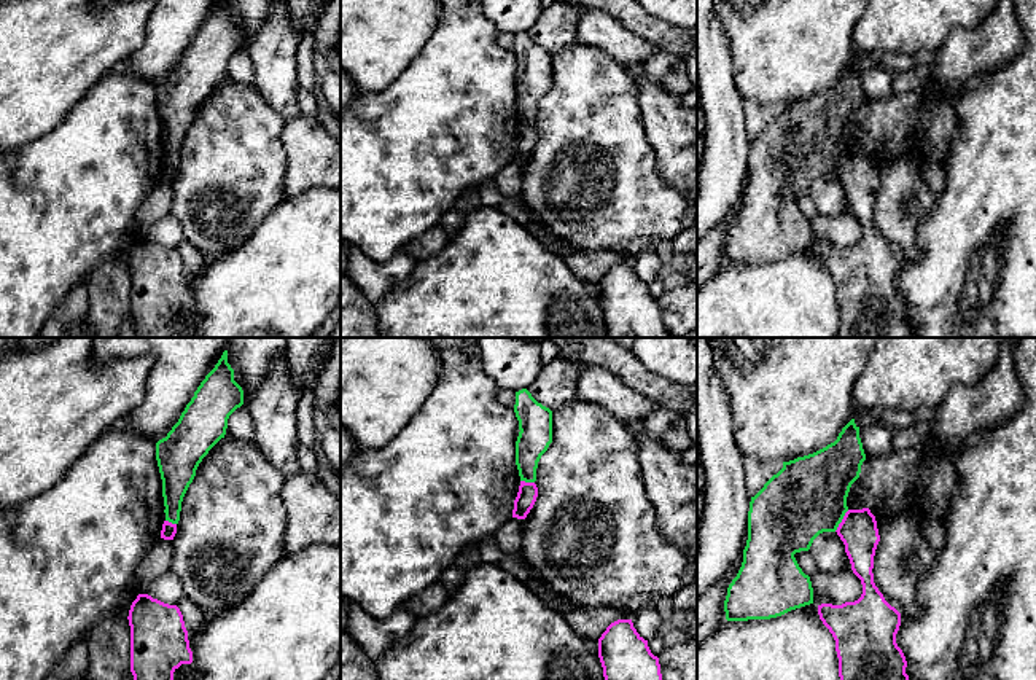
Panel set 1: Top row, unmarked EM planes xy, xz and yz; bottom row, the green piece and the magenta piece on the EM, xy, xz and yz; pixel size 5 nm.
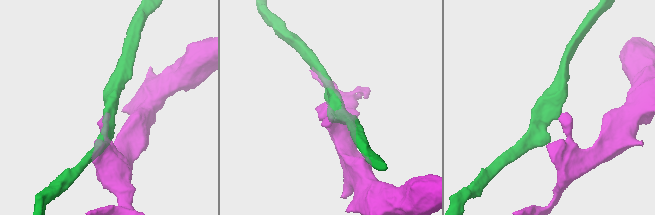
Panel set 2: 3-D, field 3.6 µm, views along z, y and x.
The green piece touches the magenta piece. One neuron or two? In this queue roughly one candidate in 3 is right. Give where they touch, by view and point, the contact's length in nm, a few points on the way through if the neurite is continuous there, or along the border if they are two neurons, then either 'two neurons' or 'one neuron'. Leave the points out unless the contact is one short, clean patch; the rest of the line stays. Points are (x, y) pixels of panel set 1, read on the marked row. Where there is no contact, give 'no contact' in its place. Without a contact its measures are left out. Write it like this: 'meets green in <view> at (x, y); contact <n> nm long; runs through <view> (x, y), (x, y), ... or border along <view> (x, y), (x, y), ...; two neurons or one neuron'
meets green in yz at (841, 521); contact 130 nm long; border along yz (849, 510), (834, 531); two neurons

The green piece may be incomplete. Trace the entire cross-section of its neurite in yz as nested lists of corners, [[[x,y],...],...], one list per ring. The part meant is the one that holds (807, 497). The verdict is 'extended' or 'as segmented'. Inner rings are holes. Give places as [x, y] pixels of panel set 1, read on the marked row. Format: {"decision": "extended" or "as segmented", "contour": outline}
{"decision": "as segmented", "contour": [[[851,419],[834,443],[783,462],[783,468],[751,497],[743,562],[724,600],[727,621],[770,619],[813,604],[810,576],[802,572],[794,554],[808,551],[820,533],[837,530],[848,511],[850,487],[859,478],[864,460],[859,427]]]}

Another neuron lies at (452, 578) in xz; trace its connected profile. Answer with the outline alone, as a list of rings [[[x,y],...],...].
[[[477,545],[466,546],[457,557],[452,567],[449,567],[442,576],[441,583],[447,589],[449,596],[454,594],[462,583],[469,569],[474,569],[481,564],[481,551]]]

